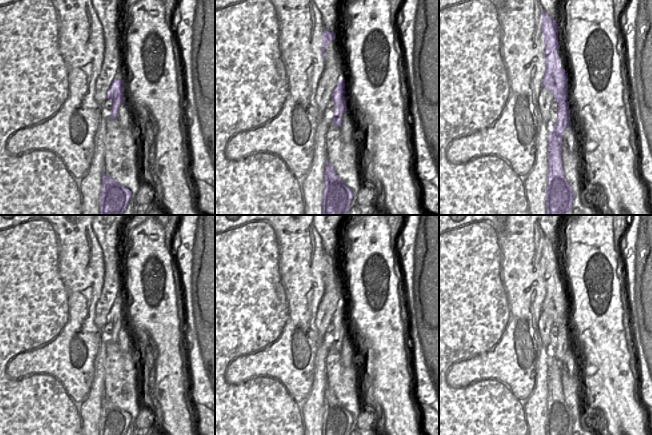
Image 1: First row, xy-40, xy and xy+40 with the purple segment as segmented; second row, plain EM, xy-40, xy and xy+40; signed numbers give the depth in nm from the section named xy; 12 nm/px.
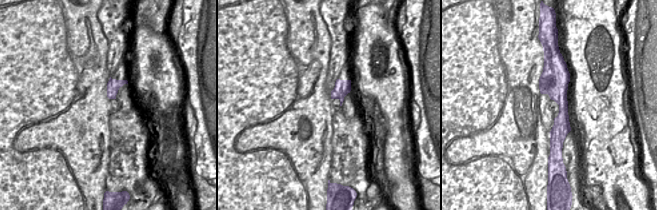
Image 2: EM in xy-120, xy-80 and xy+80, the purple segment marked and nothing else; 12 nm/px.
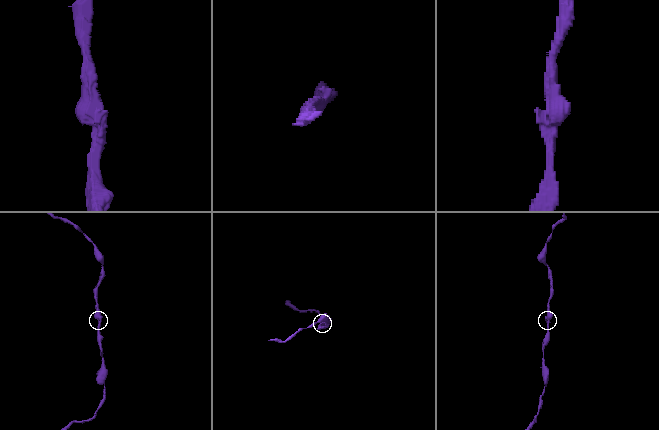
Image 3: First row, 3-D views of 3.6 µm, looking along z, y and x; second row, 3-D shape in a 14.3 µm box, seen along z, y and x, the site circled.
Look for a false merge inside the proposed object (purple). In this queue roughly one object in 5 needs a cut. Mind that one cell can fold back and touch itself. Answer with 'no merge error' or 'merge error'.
no merge error

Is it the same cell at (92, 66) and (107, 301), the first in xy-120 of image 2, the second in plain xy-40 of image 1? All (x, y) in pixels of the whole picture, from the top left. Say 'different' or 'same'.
different

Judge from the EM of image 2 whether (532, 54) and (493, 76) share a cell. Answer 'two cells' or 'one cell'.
one cell

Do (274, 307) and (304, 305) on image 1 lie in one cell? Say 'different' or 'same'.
same

